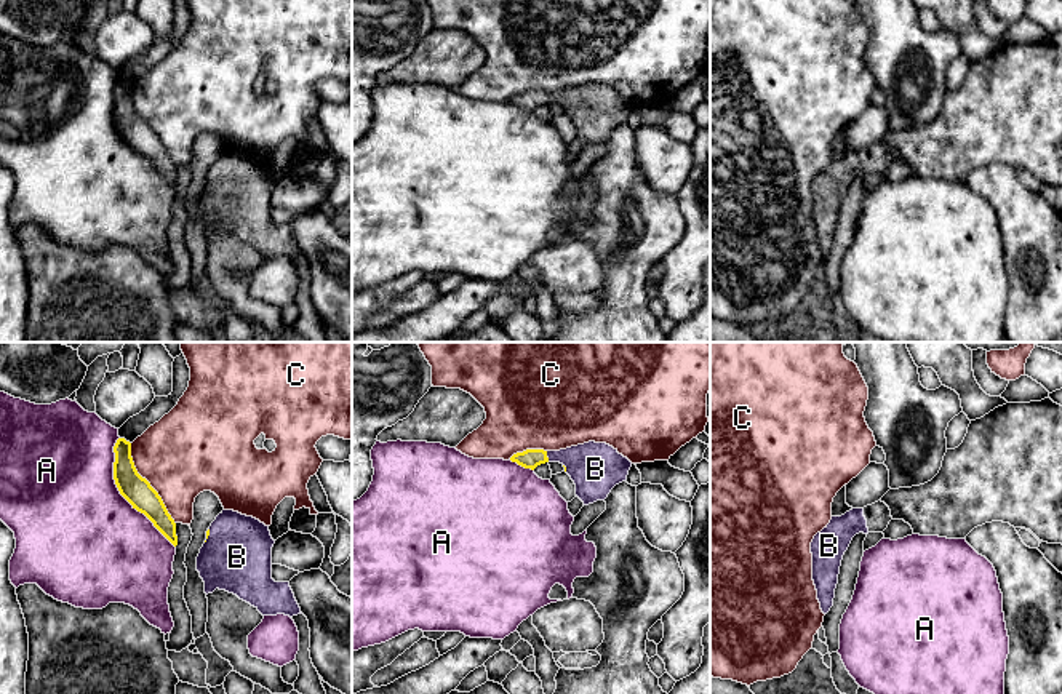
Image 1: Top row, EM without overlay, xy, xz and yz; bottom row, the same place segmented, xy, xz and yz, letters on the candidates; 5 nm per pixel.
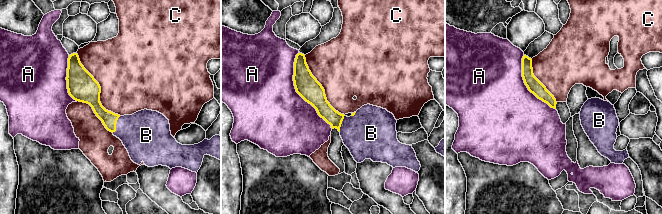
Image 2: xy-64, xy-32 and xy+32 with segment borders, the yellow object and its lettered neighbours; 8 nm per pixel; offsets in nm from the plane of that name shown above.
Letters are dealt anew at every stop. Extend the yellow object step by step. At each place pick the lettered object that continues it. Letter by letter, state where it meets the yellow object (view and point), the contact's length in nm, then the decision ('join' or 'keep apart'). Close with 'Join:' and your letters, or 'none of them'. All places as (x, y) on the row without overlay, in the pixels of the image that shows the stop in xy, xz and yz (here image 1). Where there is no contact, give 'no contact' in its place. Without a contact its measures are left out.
A: xy (120, 135) | 650 nm | keep apart
B: xz (546, 98) | 60 nm | join
C: xy (149, 125) | 460 nm | keep apart
Join: B

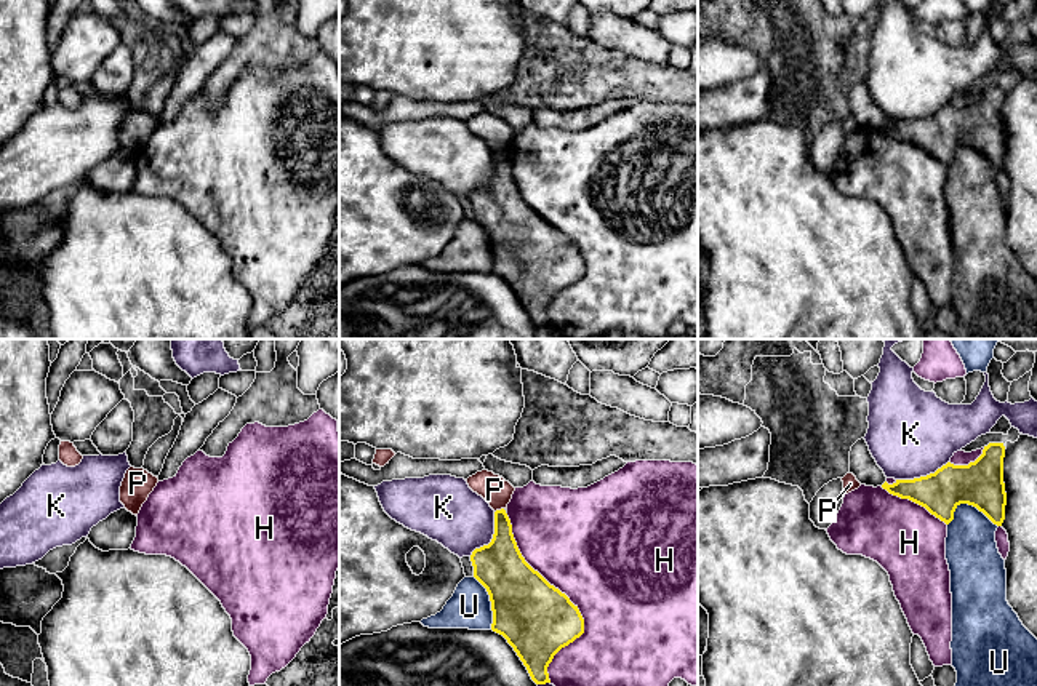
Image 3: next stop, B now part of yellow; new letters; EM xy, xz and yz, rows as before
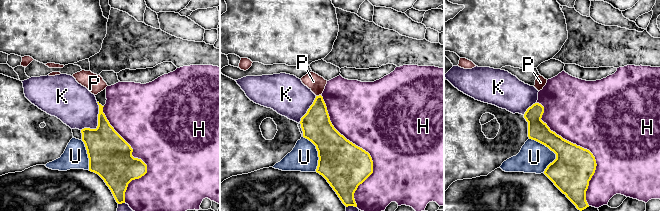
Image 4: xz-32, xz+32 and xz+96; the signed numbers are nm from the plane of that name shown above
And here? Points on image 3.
H: xz (568, 240) | 900 nm | keep apart
K: xz (493, 179) | 260 nm | keep apart
P: xz (498, 152) | 50 nm | keep apart
U: yz (970, 146) | 260 nm | keep apart
Join: none of them

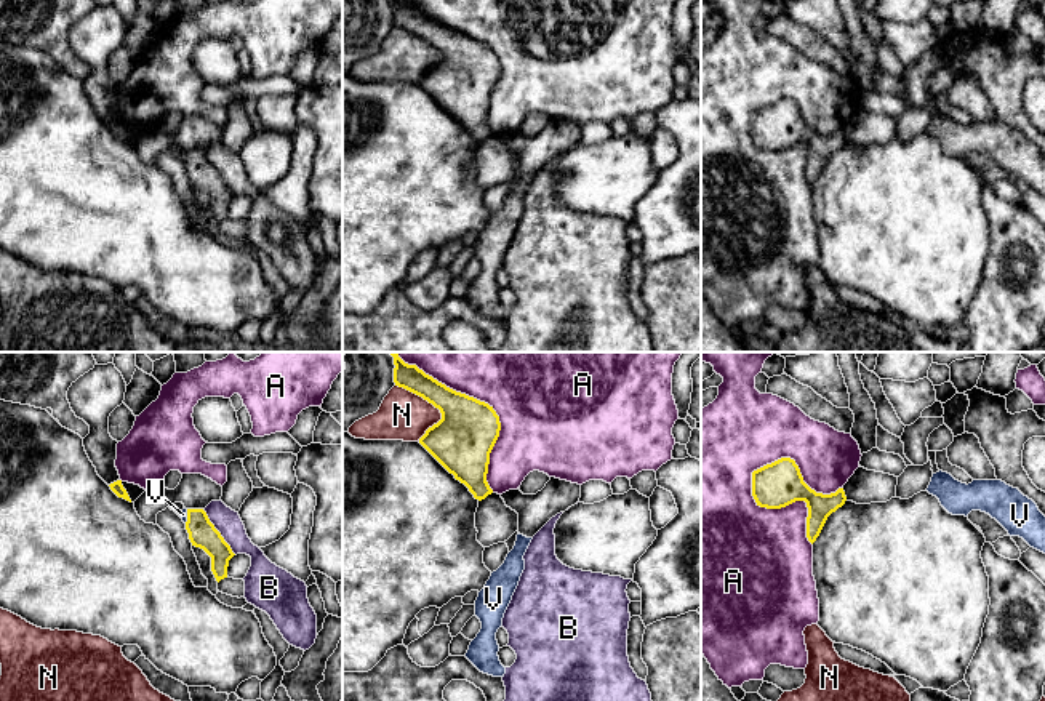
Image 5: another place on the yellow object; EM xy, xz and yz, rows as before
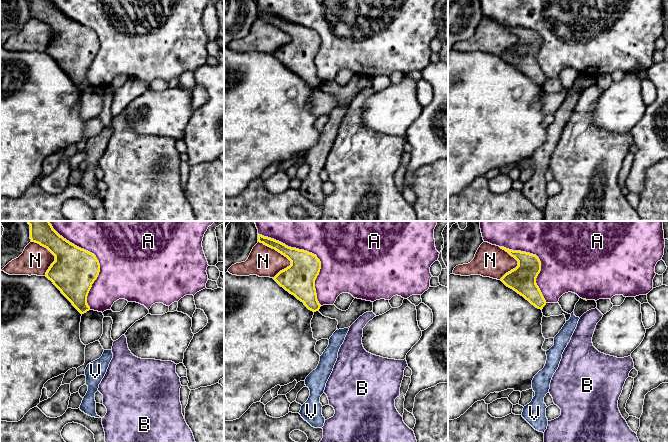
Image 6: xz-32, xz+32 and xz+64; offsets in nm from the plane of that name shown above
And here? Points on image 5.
A: yz (786, 146) | 480 nm | keep apart
B: xy (218, 173) | 280 nm | keep apart
N: xz (434, 47) | 320 nm | keep apart
V: xy (188, 157) | 70 nm | join
Join: V

